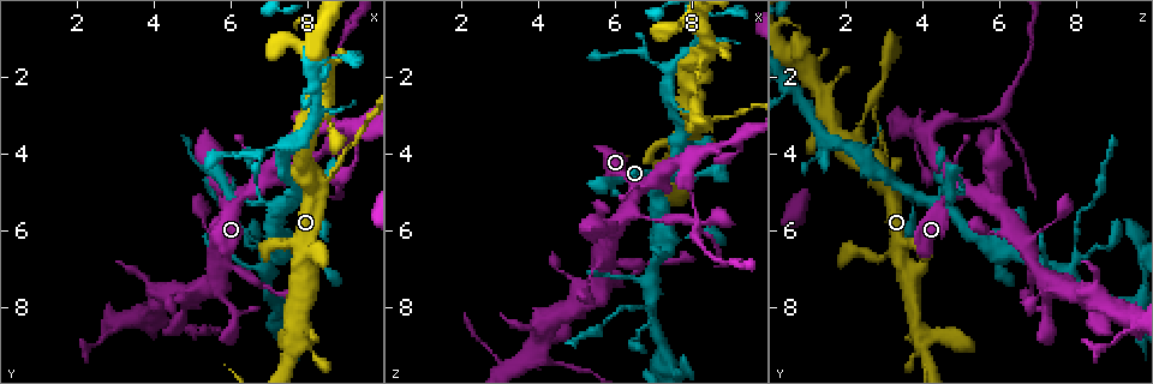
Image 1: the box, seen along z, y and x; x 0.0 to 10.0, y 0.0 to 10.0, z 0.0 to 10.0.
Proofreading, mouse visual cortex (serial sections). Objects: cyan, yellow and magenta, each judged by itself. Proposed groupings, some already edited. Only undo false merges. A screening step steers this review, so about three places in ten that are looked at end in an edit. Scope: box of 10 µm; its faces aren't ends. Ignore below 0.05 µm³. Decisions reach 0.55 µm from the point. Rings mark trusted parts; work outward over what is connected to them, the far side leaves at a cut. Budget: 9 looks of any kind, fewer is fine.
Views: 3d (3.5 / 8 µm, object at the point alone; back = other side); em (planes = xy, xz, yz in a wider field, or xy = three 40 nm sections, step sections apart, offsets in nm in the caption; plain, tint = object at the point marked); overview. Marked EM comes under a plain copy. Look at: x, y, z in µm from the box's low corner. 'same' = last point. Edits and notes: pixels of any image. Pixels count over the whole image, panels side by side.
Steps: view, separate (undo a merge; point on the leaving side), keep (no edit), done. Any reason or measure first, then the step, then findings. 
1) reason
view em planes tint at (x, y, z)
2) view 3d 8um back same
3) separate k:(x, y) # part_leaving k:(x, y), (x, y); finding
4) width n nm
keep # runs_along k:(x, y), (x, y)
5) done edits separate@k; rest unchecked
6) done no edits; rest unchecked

thick turns thin
view 3d 8um at (7.15, 5.40, 4.55)

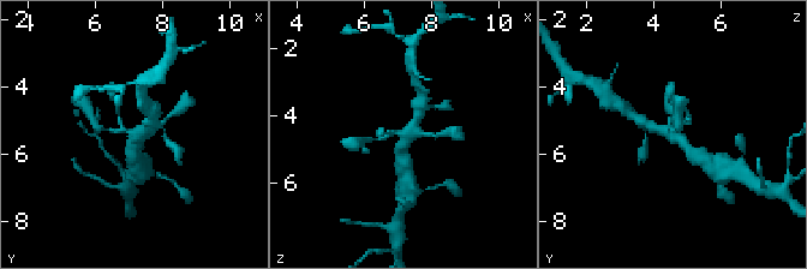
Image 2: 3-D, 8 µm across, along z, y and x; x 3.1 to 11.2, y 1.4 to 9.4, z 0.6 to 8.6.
view 3d 3.5um same

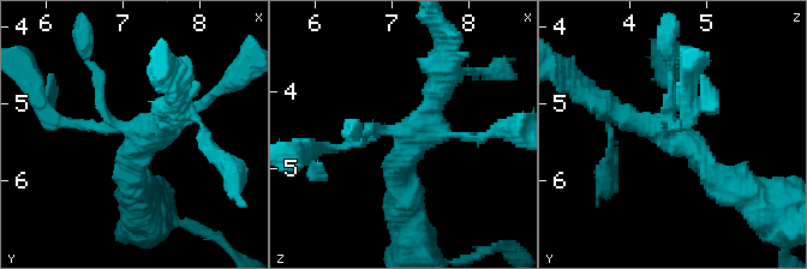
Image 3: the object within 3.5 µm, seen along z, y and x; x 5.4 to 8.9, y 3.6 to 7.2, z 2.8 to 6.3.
view em xy step 2 tint at (7.15, 5.40, 4.50)

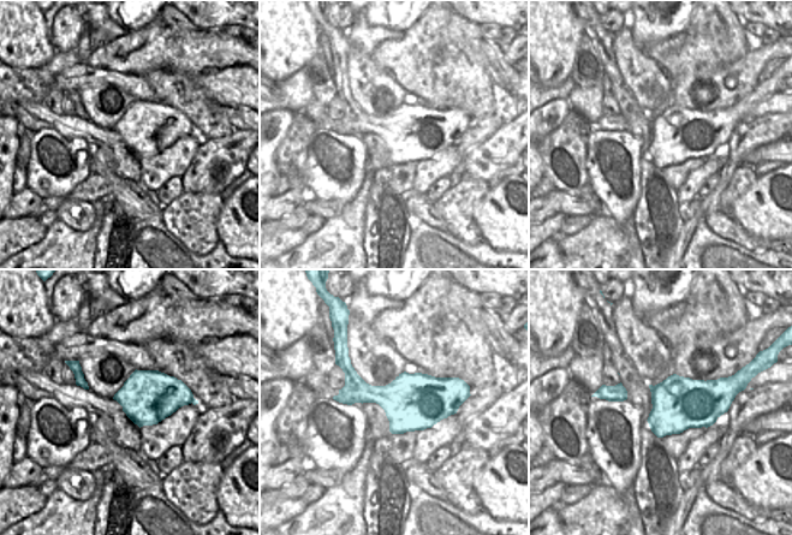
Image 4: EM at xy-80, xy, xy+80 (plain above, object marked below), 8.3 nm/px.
keep # runs_along 3:(671, 75), (668, 130), (727, 186); continuous, no second cell

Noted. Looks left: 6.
narrows sharply
view 3d 3.5um at (8.05, 3.15, 5.25)

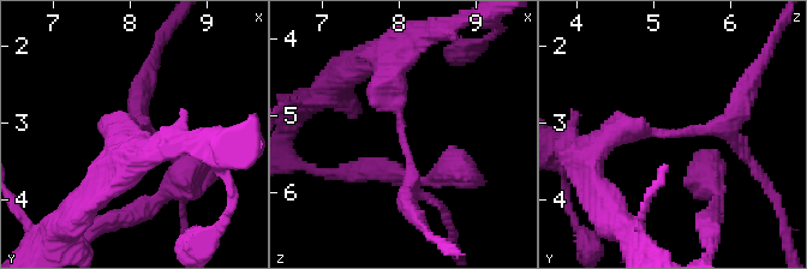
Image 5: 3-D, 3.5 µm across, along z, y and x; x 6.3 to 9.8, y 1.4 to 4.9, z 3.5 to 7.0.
view em xy step 1 tint at (8.00, 3.10, 5.20)

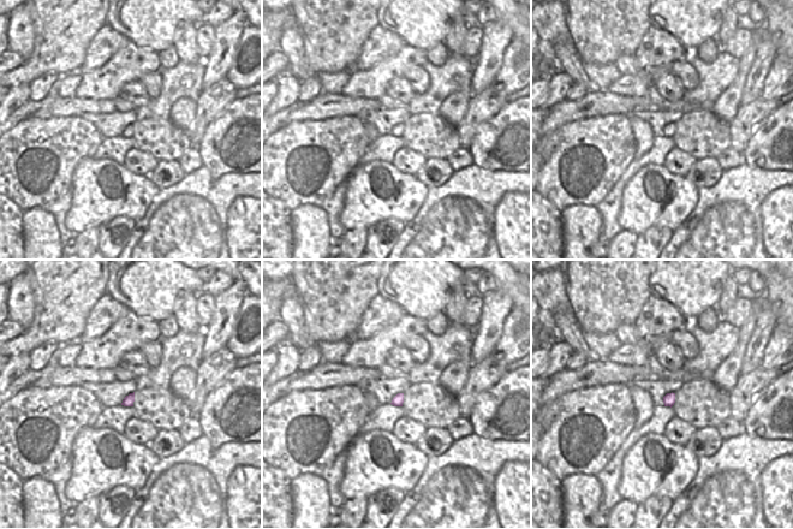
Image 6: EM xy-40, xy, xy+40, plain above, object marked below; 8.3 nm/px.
width 90 nm
separate 5:(730, 130) # part_leaving 5:(685, 130), (725, 123), (761, 60); a second cell is stuck on

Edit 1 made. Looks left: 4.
redraw
view overview

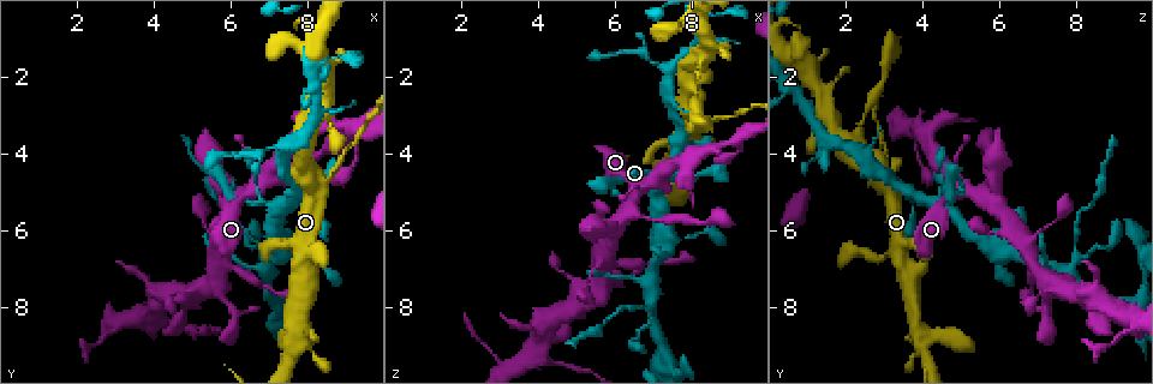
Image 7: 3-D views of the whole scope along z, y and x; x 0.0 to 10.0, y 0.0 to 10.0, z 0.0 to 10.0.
four-way junction
view 3d 3.5um at (9.10, 3.35, 3.65)

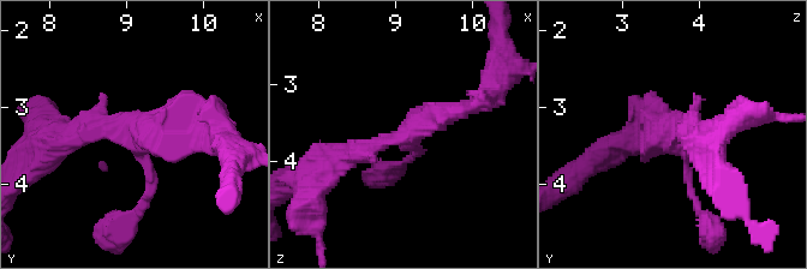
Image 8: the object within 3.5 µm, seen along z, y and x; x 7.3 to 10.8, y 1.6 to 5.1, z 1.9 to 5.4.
arms 4; arm_widths 100, 250, 250, 300 nm
view em xy step 3 tint at (9.10, 3.30, 3.65)

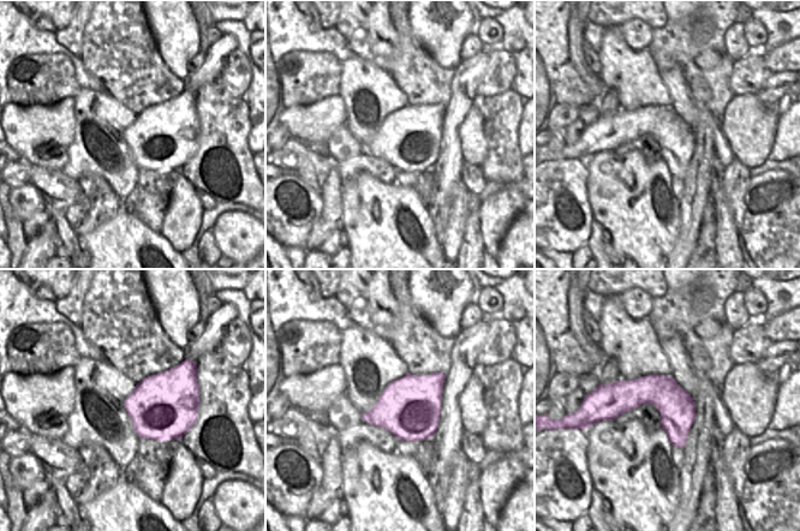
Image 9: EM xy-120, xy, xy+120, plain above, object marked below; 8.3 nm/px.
view em planes tint same

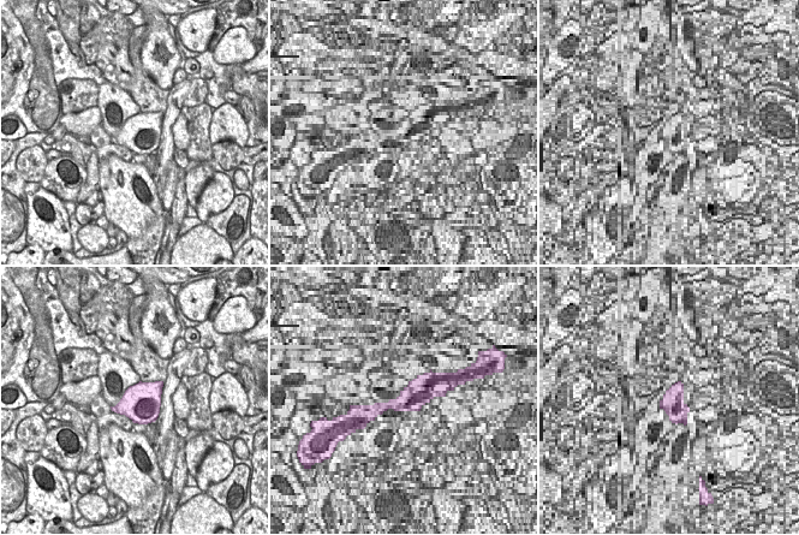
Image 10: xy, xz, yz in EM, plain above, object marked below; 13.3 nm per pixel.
width 500 nm
keep # runs_along 8:(333, 160), (366, 154), (470, 105); continuous, no second cell

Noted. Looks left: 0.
done edits separate@5; rest unchecked

